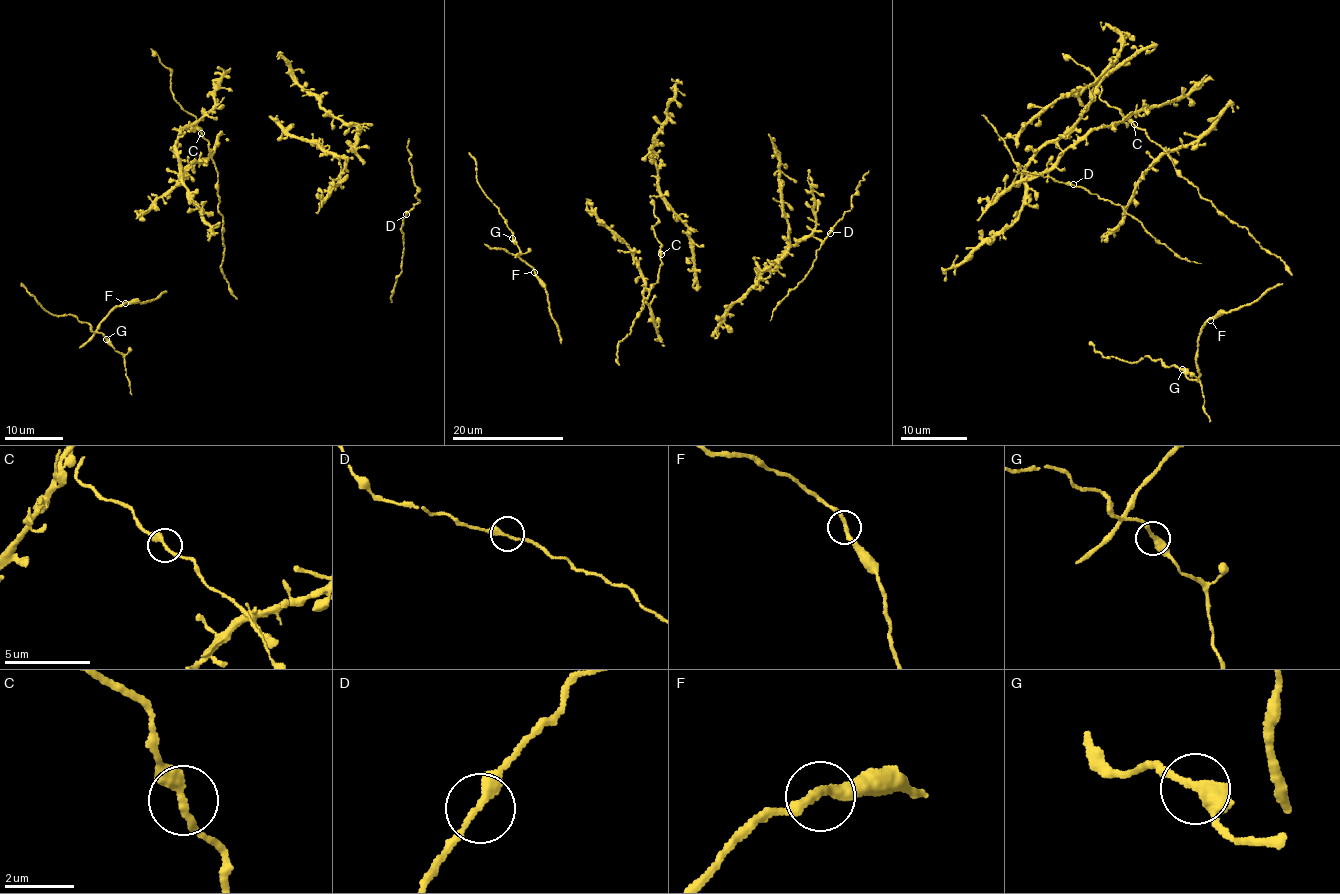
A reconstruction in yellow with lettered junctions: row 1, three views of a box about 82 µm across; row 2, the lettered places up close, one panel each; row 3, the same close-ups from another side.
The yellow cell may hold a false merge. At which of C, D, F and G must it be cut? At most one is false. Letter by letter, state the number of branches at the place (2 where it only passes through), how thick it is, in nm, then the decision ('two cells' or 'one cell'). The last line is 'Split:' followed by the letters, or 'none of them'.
C: branches 2; calibre 280 nm; one cell
D: branches 2; calibre 240 nm; one cell
F: branches 2; calibre 240 nm; one cell
G: branches 2; calibre 320 nm; one cell
Split: none of them

